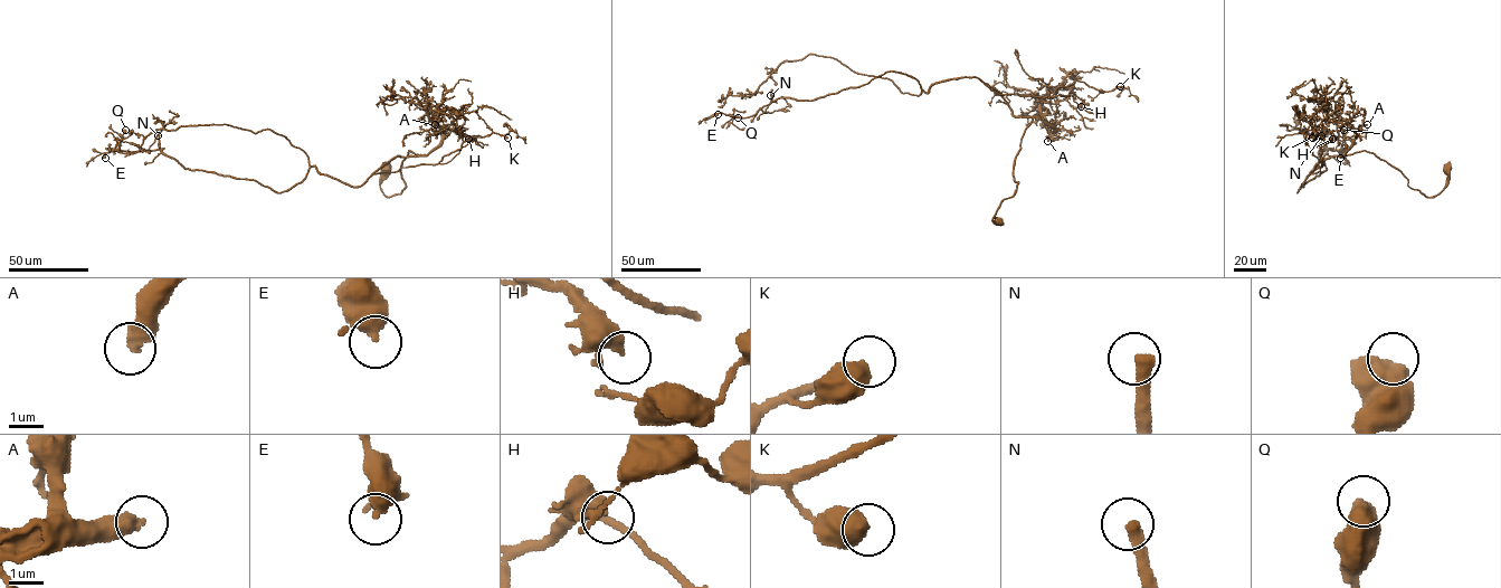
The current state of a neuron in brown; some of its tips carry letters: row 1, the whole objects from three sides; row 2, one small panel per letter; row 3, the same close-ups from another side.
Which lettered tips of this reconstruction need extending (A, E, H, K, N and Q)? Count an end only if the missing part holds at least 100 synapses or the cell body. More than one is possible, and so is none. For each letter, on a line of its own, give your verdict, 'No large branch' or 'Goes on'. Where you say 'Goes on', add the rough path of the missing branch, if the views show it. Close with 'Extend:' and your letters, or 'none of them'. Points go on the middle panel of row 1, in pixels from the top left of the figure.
A: Goes on. Course of what is missing: (1047, 141), (1027, 149), (1018, 146), (1000, 131), (995, 121)
E: No large branch
H: No large branch
K: No large branch
N: Goes on. Course of what is missing: (770, 95), (739, 105), (729, 115)
Q: No large branch
Extend: A, N

